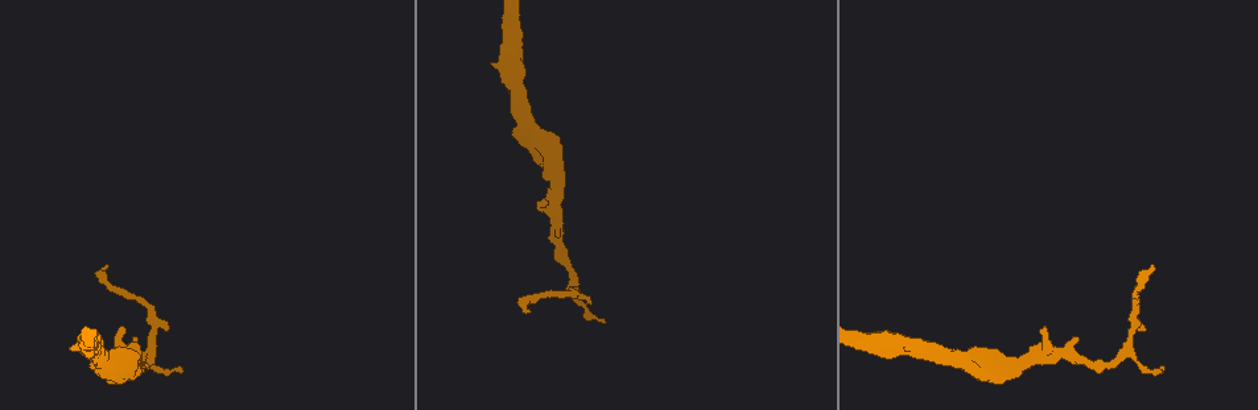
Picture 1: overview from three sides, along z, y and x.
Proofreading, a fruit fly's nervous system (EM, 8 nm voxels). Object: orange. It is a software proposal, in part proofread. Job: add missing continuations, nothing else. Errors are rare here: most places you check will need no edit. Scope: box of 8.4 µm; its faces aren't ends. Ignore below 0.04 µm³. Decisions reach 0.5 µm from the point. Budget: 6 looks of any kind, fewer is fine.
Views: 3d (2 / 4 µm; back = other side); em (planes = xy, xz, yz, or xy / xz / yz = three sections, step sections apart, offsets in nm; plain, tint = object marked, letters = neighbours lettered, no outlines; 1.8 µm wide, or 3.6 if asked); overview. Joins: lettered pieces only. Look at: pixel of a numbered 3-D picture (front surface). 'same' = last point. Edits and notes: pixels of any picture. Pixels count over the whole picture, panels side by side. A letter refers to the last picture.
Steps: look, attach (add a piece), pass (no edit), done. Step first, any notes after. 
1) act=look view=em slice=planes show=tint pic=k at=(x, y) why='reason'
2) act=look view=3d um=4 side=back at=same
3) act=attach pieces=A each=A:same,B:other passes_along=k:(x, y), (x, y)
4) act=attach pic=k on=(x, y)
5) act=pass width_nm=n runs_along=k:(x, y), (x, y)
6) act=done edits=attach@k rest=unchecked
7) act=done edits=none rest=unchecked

act=look view=em slice=xz step=16 show=letters pic=1 at=(590, 304) why='thin end'

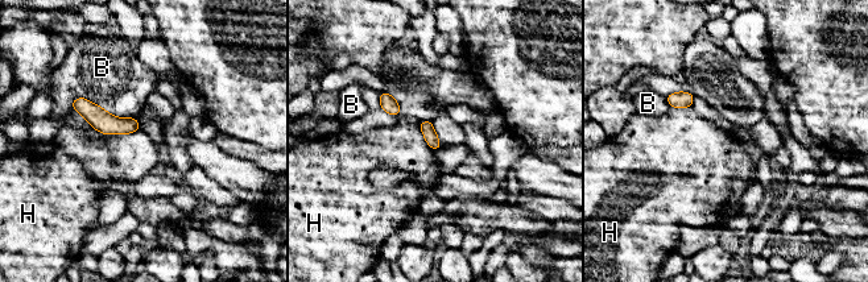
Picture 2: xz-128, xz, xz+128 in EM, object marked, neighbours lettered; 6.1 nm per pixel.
act=look view=em slice=planes show=letters at=same why='another direction'

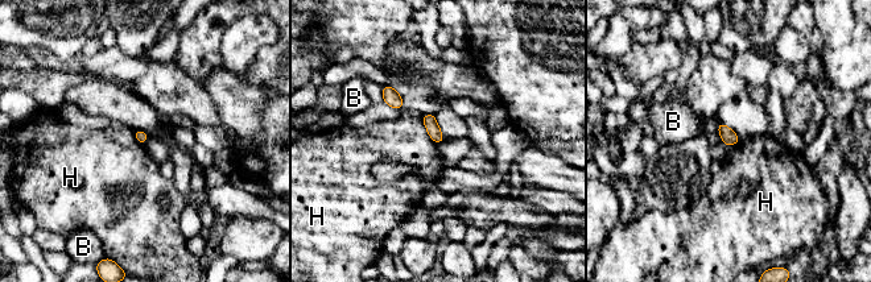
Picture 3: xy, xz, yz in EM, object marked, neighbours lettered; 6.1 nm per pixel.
act=pass each=B:other,H:other found='no lettered piece goes on from it'

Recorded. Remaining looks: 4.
act=look view=3d um=4 pic=1 at=(121, 326) why='free end'

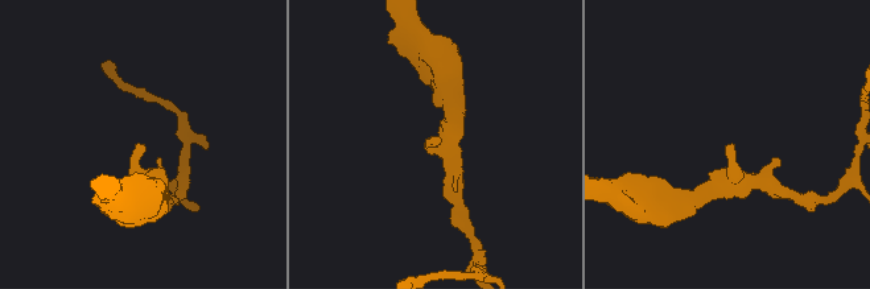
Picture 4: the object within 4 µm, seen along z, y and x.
act=look view=em slice=xz step=4 show=plain pic=4 at=(729, 145) why='need the tissue'

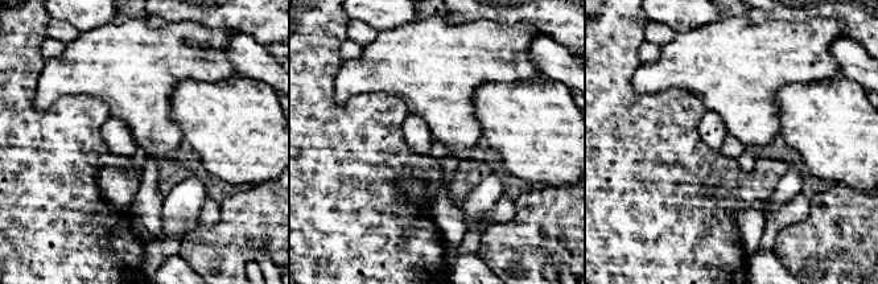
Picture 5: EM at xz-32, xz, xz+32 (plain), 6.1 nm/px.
act=look view=em slice=xz step=4 show=letters at=same why='see the neighbours'

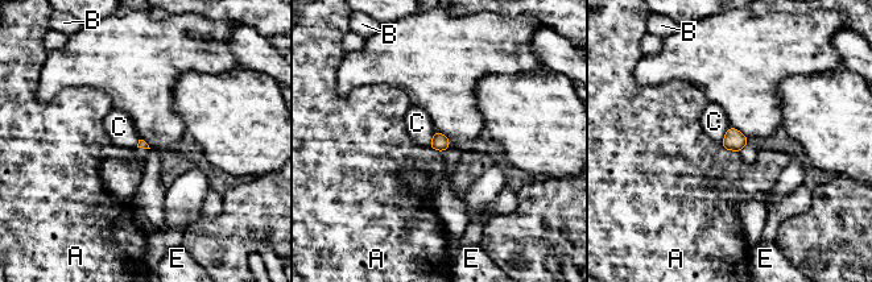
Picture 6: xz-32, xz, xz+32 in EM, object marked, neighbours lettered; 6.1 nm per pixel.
act=pass each=A:other,B:other,C:other,E:other border=6:(730, 125), (720, 144) found='none of them fits'

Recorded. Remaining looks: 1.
act=done edits=none rest=unchecked

